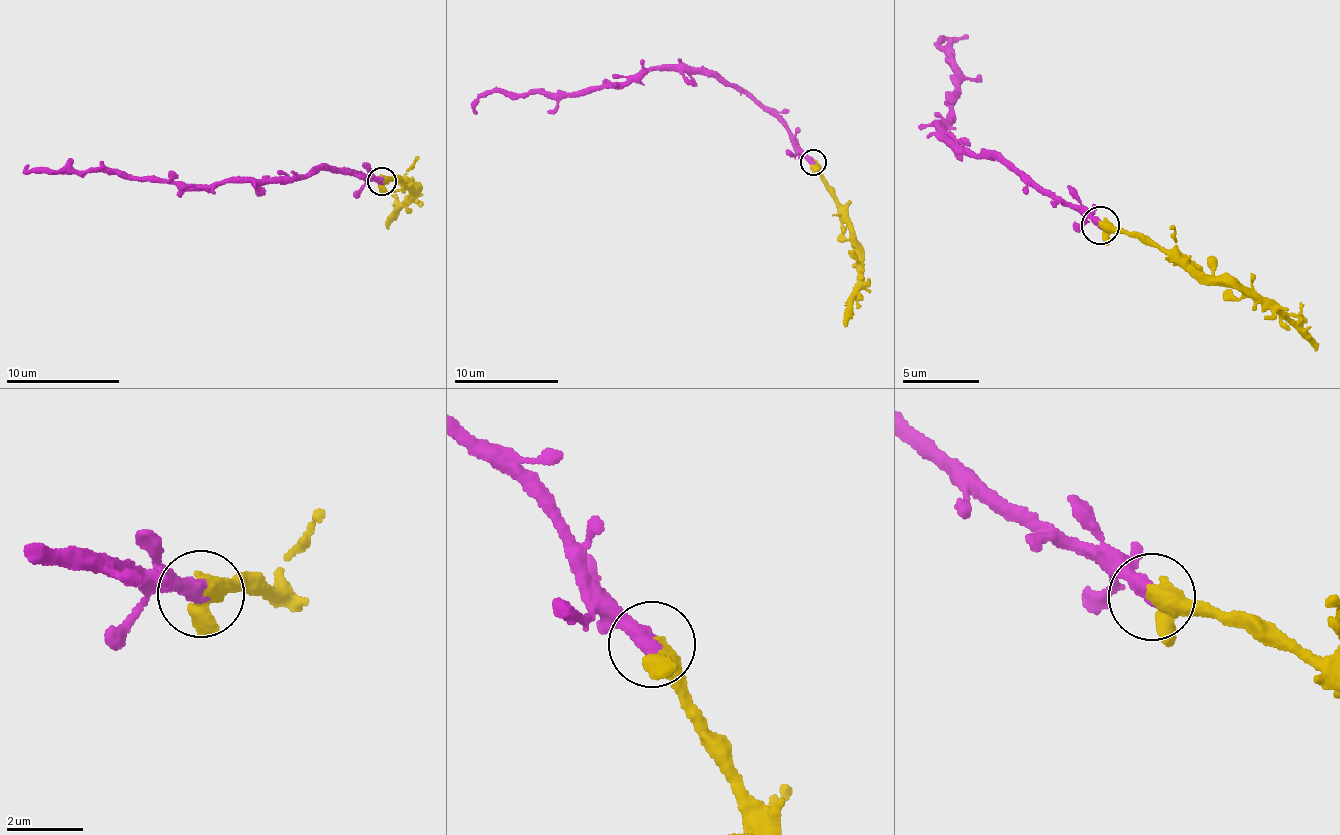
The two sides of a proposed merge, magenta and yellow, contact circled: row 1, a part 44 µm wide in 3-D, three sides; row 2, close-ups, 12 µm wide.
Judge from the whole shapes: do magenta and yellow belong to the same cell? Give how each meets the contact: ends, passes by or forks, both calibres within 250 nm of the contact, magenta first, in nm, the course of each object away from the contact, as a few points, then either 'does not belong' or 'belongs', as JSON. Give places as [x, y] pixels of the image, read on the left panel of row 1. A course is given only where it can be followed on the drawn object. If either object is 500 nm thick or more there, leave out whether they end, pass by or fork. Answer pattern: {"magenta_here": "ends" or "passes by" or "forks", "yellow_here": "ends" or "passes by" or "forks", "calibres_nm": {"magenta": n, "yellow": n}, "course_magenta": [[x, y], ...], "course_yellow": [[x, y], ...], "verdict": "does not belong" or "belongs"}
{"magenta_here": "ends", "yellow_here": "passes by", "calibres_nm": {"magenta": 440, "yellow": 420}, "course_magenta": [[382, 182], [325, 167], [289, 178], [178, 186], [114, 173], [26, 170], [27, 165]], "course_yellow": [[382, 182], [391, 177], [412, 187], [409, 203], [386, 228]], "verdict": "belongs"}

